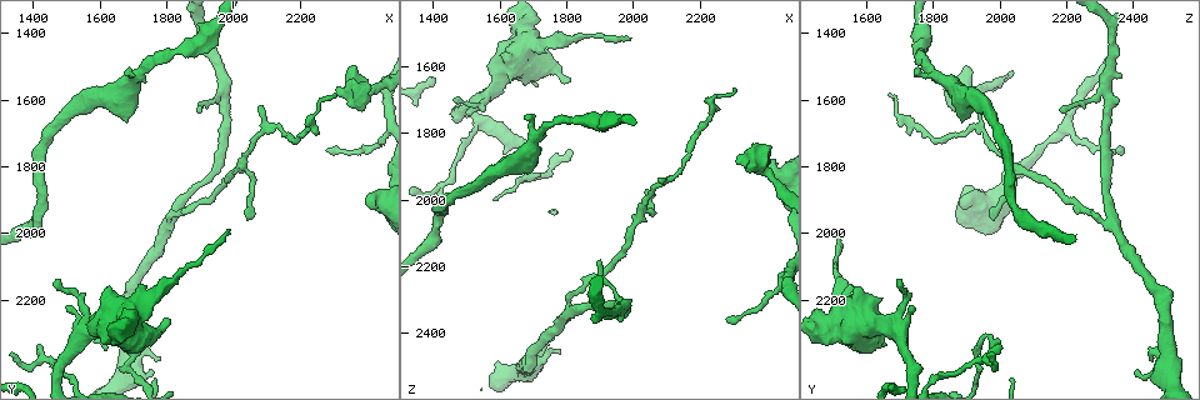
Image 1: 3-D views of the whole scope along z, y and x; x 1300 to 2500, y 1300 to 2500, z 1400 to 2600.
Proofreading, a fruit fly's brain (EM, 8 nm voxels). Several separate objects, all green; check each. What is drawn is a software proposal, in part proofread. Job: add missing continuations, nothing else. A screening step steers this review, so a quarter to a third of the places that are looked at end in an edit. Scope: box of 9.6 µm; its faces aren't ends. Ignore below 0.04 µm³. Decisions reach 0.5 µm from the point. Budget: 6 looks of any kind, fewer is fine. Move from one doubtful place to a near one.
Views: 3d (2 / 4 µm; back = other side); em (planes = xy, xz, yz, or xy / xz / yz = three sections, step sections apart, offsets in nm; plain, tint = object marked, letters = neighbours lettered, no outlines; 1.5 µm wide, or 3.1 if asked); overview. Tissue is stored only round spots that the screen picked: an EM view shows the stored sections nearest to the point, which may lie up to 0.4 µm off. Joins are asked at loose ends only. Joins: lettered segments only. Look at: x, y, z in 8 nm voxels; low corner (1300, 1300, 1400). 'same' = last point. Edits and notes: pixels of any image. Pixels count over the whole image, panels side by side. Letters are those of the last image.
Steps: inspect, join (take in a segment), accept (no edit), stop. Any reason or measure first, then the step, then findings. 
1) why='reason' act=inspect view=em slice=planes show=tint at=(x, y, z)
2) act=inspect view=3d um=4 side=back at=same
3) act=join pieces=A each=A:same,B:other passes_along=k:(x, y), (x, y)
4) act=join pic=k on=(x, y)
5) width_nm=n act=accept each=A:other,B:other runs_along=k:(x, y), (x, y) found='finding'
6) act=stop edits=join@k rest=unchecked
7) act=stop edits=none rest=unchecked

why='an open end' act=inspect view=3d um=2 at=(2320, 1560, 1880)

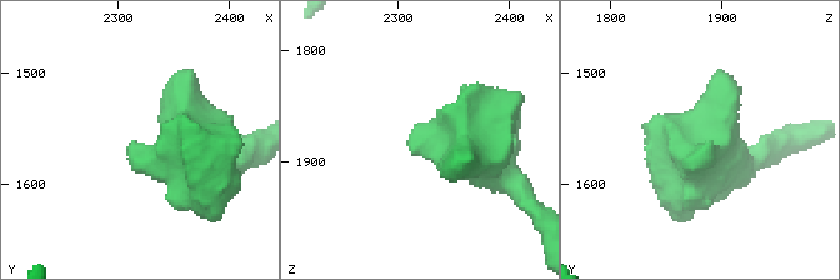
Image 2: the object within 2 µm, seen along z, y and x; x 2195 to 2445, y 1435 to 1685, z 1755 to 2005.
why='now the EM' act=inspect view=em slice=planes show=letters at=(2316, 1562, 1882)

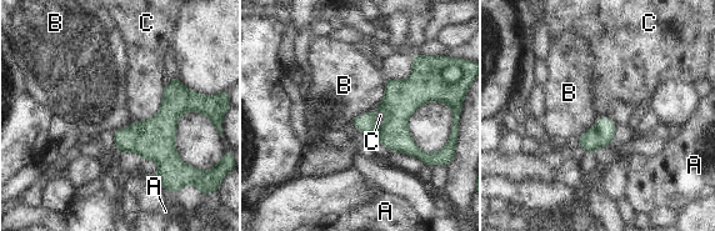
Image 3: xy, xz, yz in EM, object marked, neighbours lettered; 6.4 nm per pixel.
width_nm=160 act=accept each=A:other,B:other,C:other border=3:(385, 80), (383, 99), (351, 122) found='no lettered segment goes on from it'

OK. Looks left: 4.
act=inspect view=3d um=2 at=(2280, 1740, 2360)

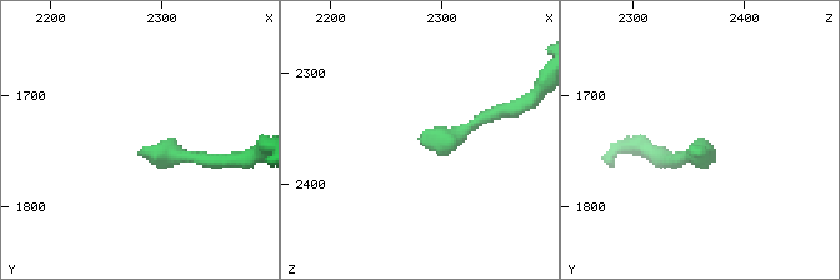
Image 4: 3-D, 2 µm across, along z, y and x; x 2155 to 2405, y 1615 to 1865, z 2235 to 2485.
why='shape alone is not enough' act=inspect view=em slice=xz step=4 show=plain at=(2280, 1748, 2366)

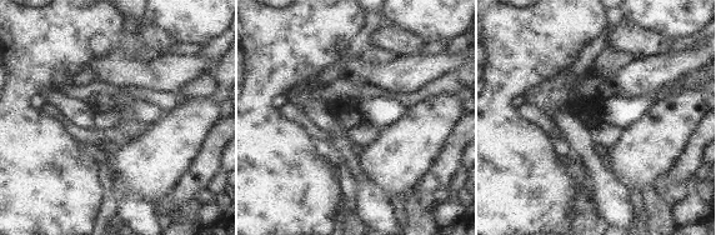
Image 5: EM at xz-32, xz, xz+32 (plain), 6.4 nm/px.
why='what lies round it' act=inspect view=em slice=xz step=4 show=letters at=same

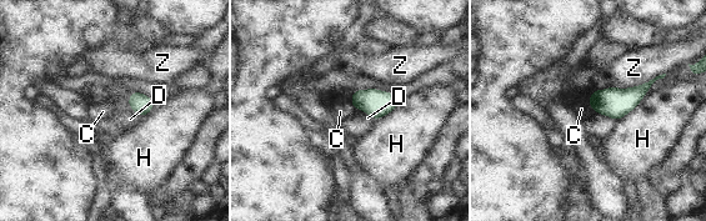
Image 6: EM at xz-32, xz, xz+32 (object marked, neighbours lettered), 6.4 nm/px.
act=accept each=C:other,D:other,H:other,Z:other border=6:(587, 101), (592, 109) found='none of them fits'

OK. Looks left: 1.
act=stop edits=none rest=unchecked

